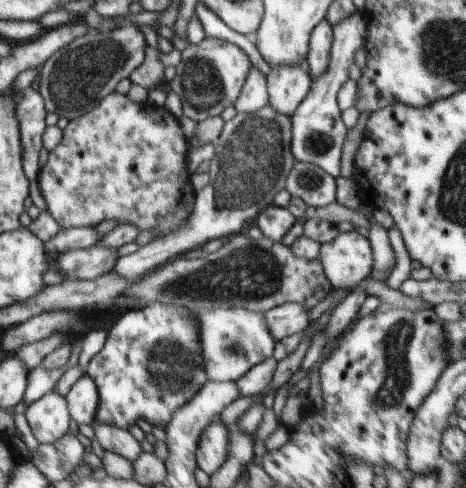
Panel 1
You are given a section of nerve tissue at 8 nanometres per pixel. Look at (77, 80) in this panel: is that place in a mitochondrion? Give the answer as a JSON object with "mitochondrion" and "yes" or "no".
{"mitochondrion":"yes"}

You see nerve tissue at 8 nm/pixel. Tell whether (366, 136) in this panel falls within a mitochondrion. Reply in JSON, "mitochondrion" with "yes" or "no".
{"mitochondrion":"no"}

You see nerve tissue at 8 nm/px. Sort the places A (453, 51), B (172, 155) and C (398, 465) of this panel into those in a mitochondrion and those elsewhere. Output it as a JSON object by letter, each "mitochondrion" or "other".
{"A":"mitochondrion","B":"other","C":"other"}

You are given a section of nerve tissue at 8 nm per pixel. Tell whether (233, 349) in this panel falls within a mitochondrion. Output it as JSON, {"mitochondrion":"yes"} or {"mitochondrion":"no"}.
{"mitochondrion":"yes"}

